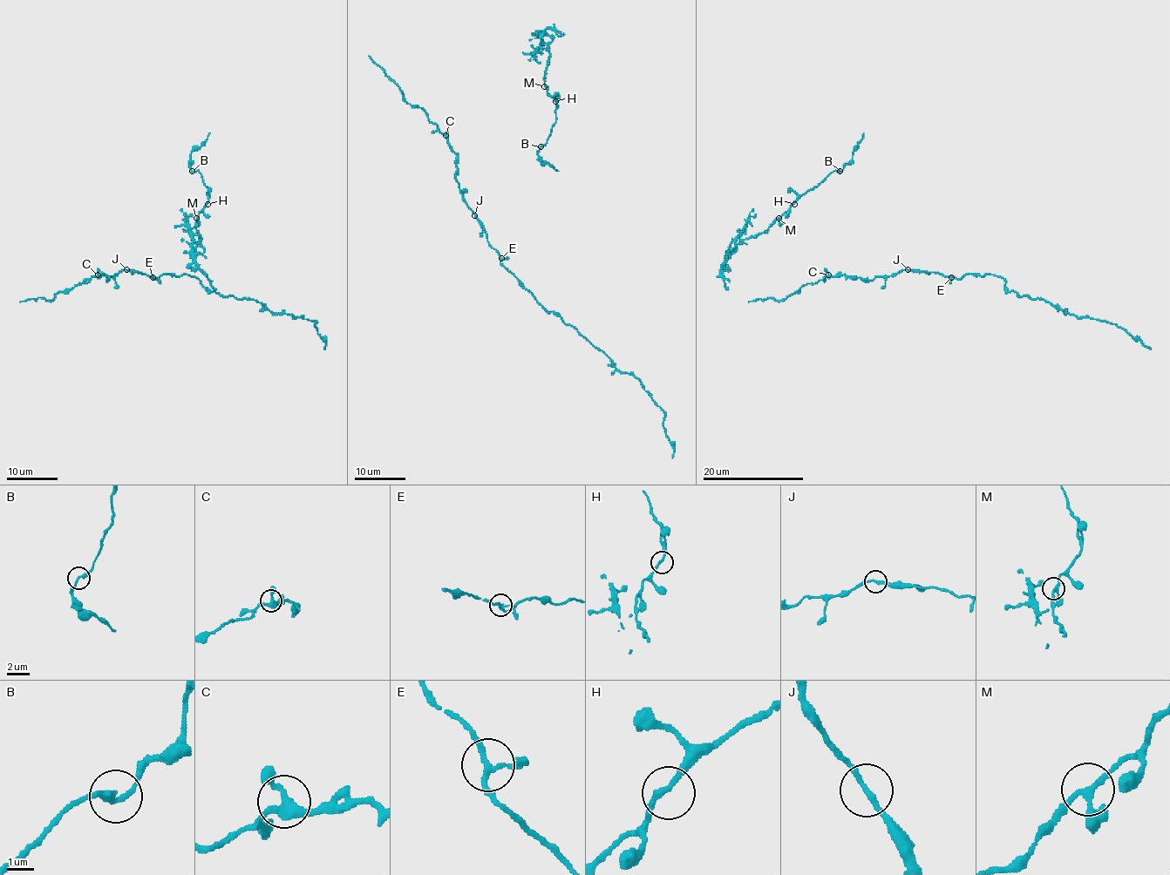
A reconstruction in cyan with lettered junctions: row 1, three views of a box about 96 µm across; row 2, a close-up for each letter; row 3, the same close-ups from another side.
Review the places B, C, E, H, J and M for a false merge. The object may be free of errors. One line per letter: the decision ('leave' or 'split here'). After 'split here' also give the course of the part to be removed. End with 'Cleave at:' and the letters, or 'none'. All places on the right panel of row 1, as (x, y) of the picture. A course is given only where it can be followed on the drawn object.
B: leave
C: leave
E: leave
H: leave
J: leave
M: leave
Cleave at: none

